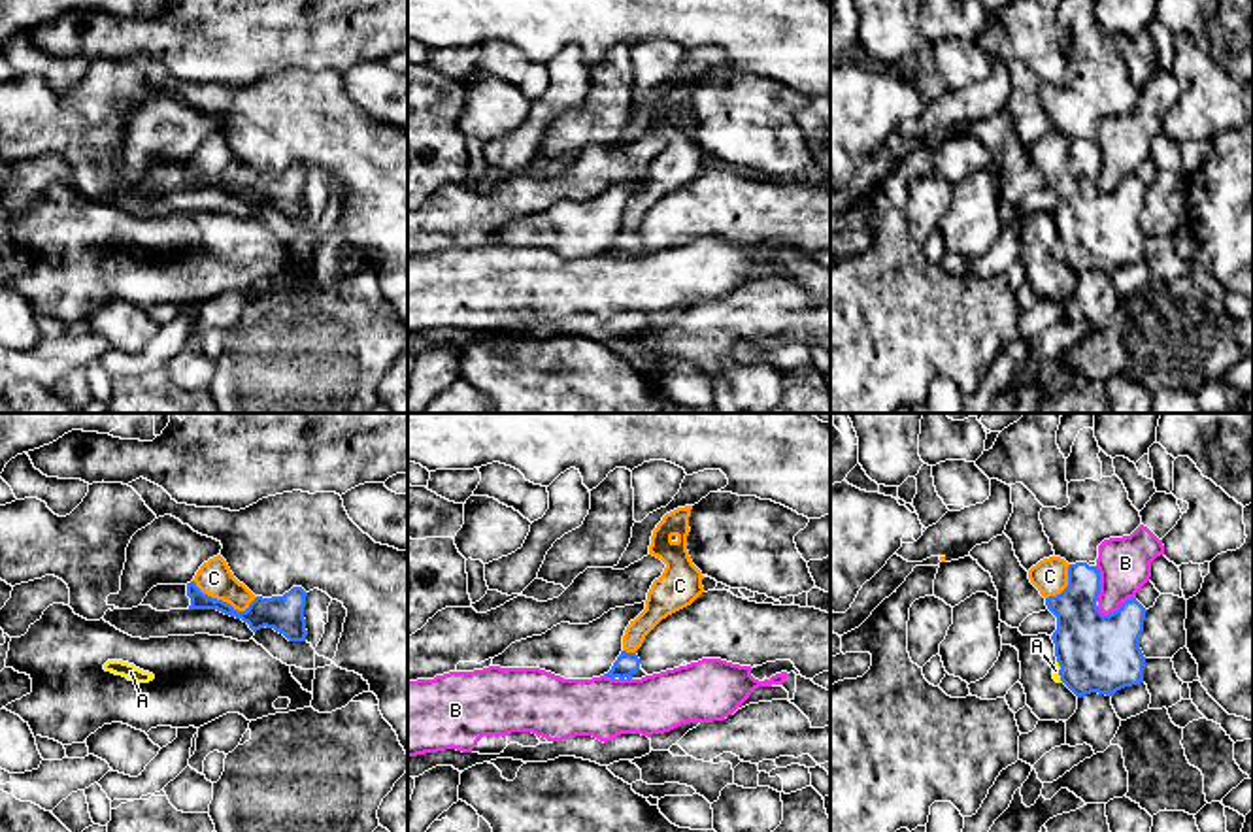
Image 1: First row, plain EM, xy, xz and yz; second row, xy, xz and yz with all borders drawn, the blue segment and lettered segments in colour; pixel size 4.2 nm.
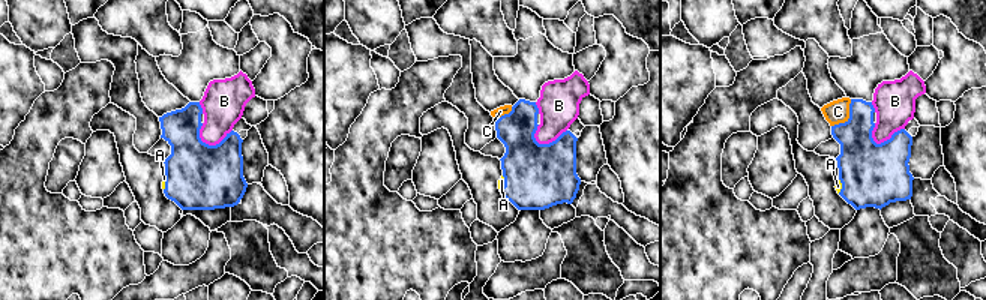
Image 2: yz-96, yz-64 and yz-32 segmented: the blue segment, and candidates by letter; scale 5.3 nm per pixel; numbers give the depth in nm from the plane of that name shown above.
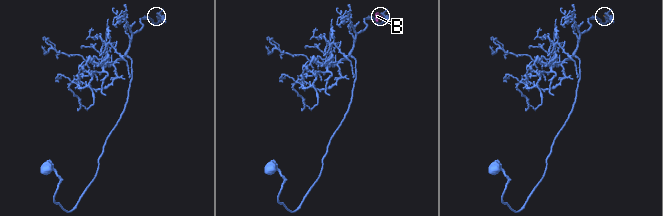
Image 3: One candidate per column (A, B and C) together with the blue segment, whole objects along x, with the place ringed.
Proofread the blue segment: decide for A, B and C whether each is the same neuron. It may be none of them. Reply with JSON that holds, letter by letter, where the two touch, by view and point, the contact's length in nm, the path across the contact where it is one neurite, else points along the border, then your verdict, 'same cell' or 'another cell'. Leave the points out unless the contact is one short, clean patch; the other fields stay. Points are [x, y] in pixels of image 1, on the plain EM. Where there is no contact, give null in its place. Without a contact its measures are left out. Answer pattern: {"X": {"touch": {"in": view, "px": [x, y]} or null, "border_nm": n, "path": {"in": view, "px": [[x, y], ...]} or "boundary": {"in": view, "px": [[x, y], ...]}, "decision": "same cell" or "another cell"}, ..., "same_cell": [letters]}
{"A": {"touch": {"in": "yz", "px": [1059, 249]}, "border_nm": 100, "decision": "same cell"}, "B": {"touch": {"in": "yz", "px": [1114, 189]}, "border_nm": 180, "decision": "another cell"}, "C": {"touch": {"in": "xy", "px": [225, 180]}, "border_nm": 280, "path": {"in": "xy", "px": [[282, 191], [238, 187], [225, 180], [214, 155]]}, "decision": "same cell"}, "same_cell": ["A", "C"]}

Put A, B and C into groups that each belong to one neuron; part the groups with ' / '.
A C / B

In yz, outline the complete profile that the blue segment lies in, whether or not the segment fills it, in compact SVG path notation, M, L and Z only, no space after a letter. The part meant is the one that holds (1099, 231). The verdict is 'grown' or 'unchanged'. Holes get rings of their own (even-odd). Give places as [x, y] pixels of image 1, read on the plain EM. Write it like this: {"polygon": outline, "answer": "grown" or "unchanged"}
{"polygon": "M1061 134L1040 138L1028 147L1028 157L1057 194L1051 213L1057 260L1064 260L1078 275L1091 270L1113 274L1125 264L1144 260L1140 213L1147 187L1136 175L1102 192L1096 185L1098 145L1087 140L1068 141Z", "answer": "grown"}

